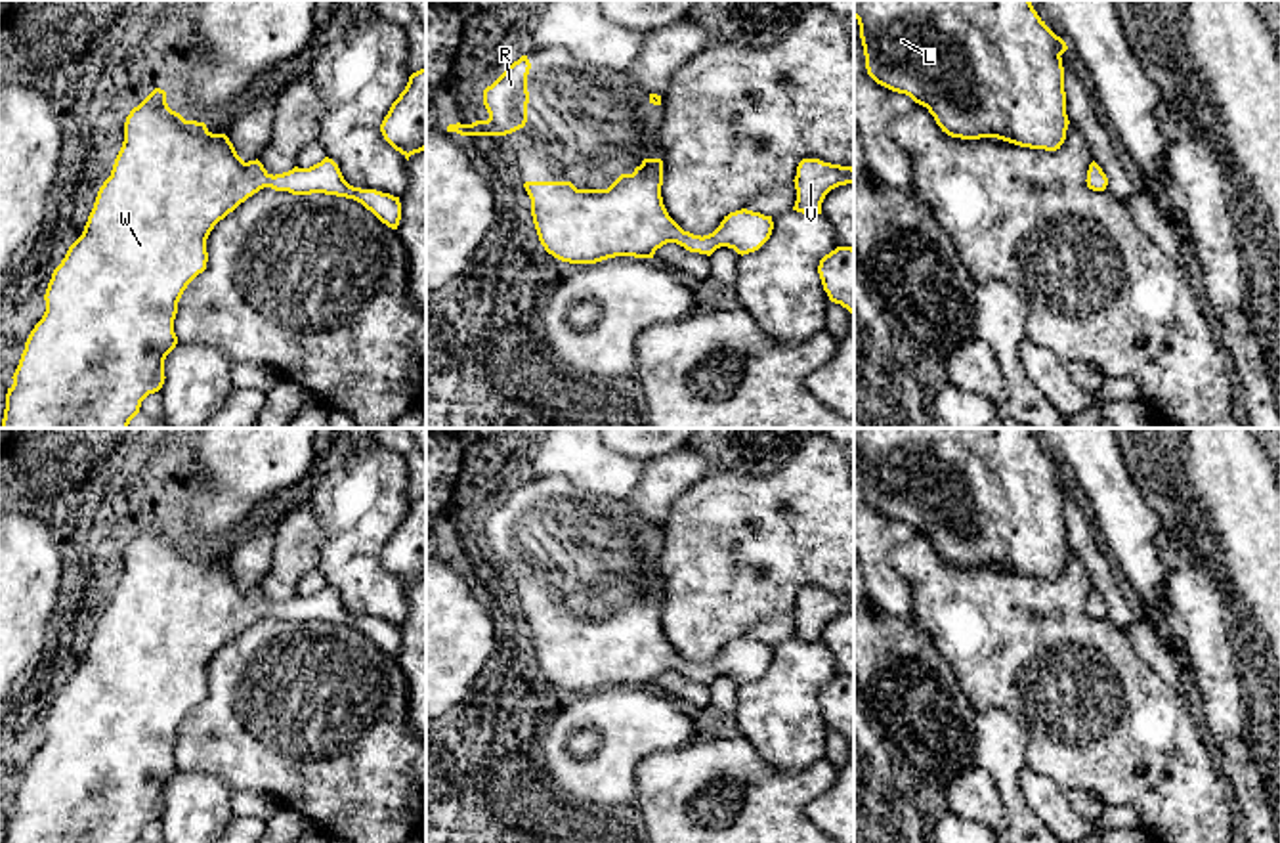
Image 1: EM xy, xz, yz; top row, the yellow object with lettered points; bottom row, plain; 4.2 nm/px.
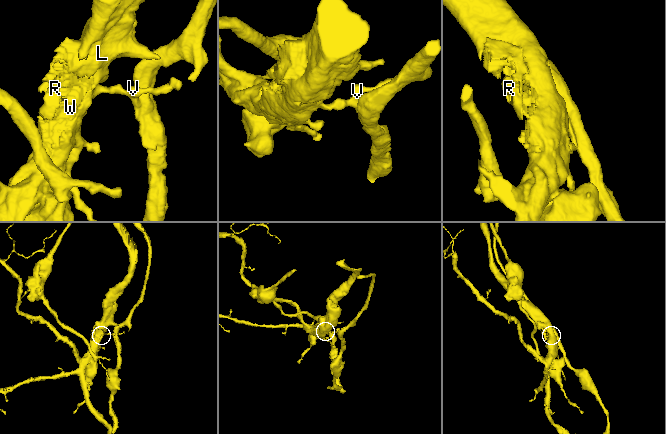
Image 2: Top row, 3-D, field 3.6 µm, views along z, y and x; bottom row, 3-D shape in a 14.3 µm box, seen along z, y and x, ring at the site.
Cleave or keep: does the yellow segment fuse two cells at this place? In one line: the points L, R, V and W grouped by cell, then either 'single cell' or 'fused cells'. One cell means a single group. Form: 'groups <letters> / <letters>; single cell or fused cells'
groups L R W / V; fused cells

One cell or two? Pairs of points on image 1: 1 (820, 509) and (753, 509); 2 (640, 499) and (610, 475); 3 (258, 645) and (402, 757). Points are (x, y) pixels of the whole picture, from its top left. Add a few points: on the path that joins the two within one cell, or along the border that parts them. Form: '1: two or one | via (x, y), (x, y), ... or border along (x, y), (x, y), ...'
1: one | via (803, 518), (770, 518)
2: two | border along (644, 463), (637, 484), (625, 496)
3: one | via (295, 681), (365, 744)

